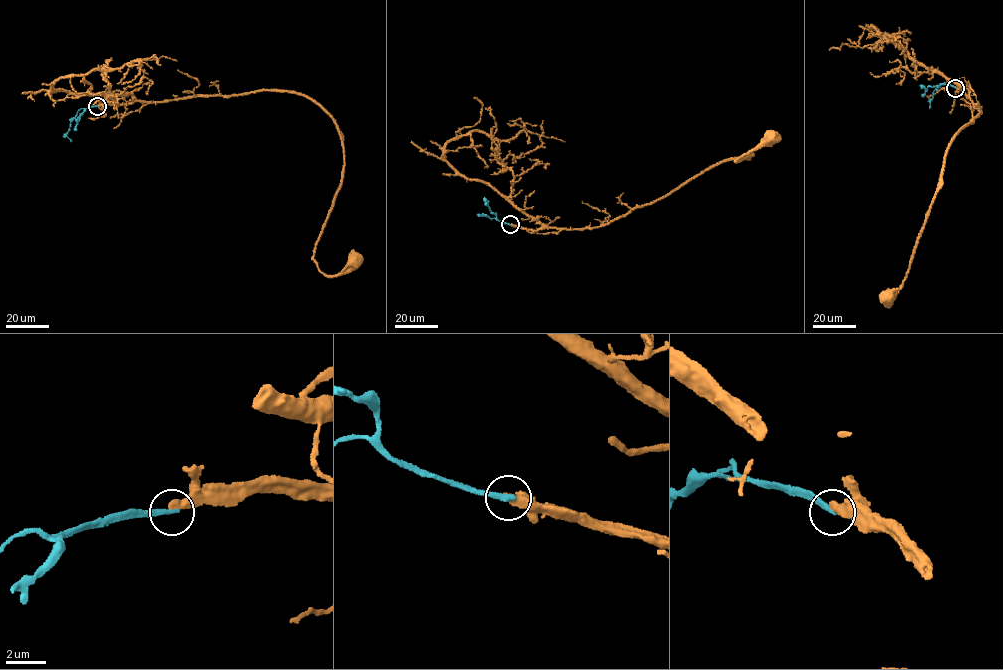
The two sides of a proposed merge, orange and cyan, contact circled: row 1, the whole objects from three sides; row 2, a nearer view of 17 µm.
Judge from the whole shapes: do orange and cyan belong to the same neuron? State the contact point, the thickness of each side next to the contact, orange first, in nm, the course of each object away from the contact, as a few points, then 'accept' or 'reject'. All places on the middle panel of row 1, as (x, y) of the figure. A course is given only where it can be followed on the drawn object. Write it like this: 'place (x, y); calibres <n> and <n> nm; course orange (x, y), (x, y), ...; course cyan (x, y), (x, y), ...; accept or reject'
place (510, 224); calibres 420 and 280 nm; course orange (510, 224), (534, 230), (599, 227), (726, 160), (752, 156), (735, 161), (771, 137); course cyan (510, 224), (480, 215), (486, 215); reject

